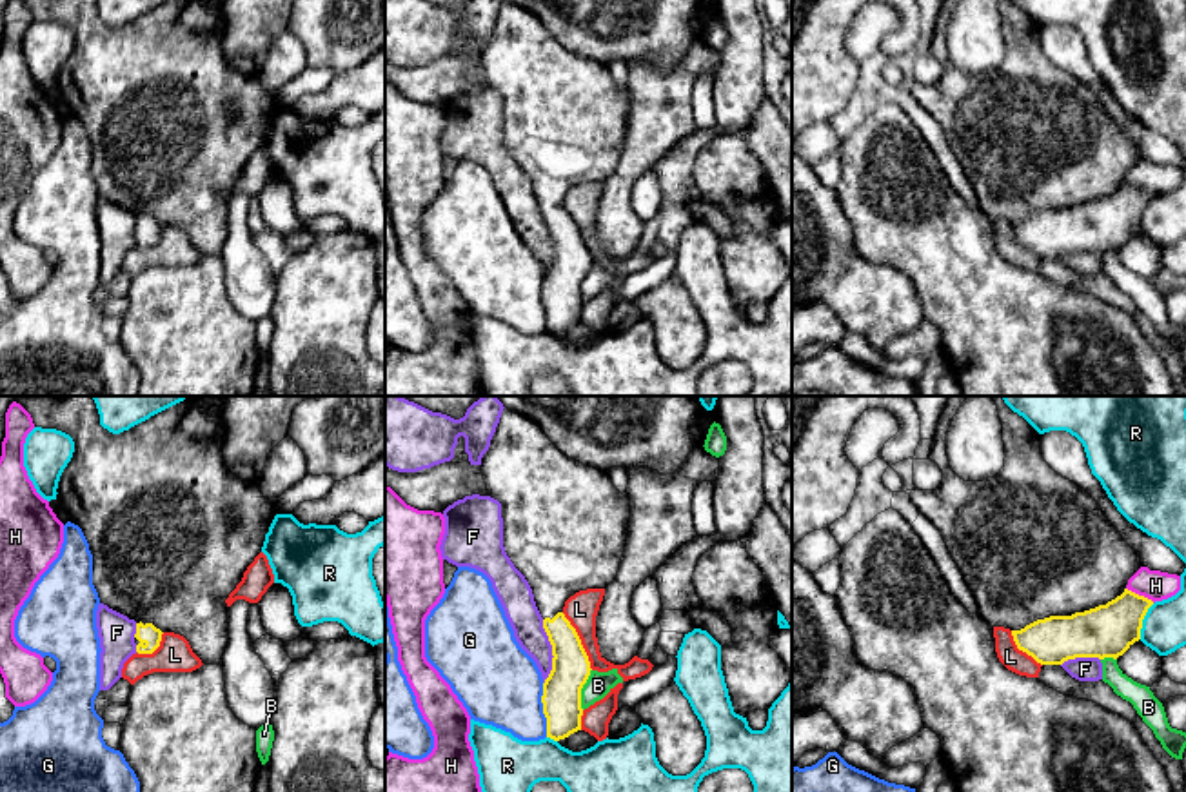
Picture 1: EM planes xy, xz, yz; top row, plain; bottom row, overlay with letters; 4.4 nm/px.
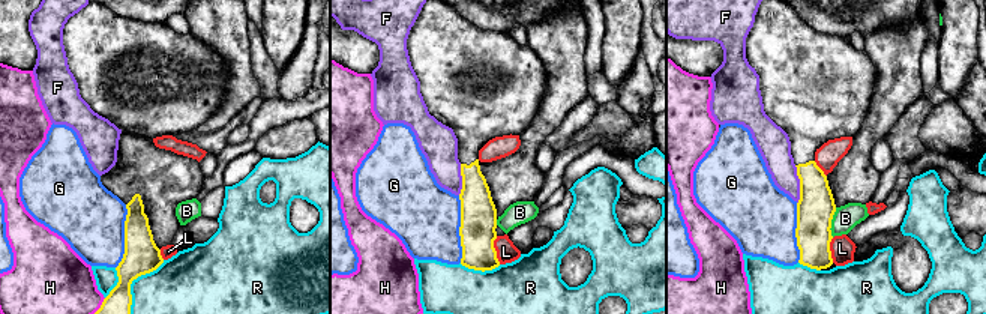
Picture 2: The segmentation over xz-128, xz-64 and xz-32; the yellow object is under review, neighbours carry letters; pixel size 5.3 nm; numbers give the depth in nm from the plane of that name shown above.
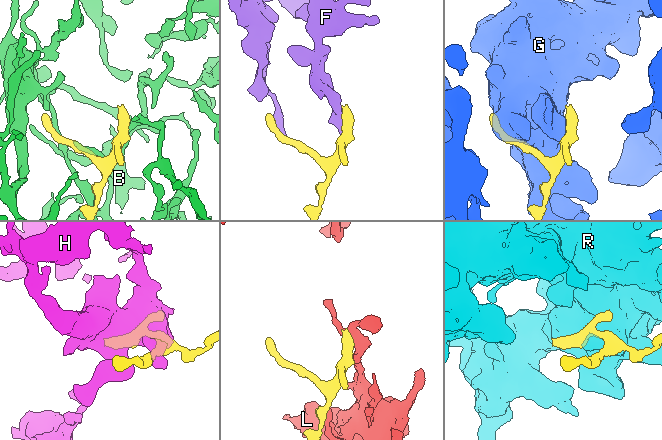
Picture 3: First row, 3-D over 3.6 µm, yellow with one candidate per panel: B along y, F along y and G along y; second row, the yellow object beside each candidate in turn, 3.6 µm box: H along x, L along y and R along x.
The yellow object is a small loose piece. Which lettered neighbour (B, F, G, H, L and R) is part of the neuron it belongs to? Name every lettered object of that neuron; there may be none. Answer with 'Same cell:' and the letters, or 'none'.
Same cell: none

